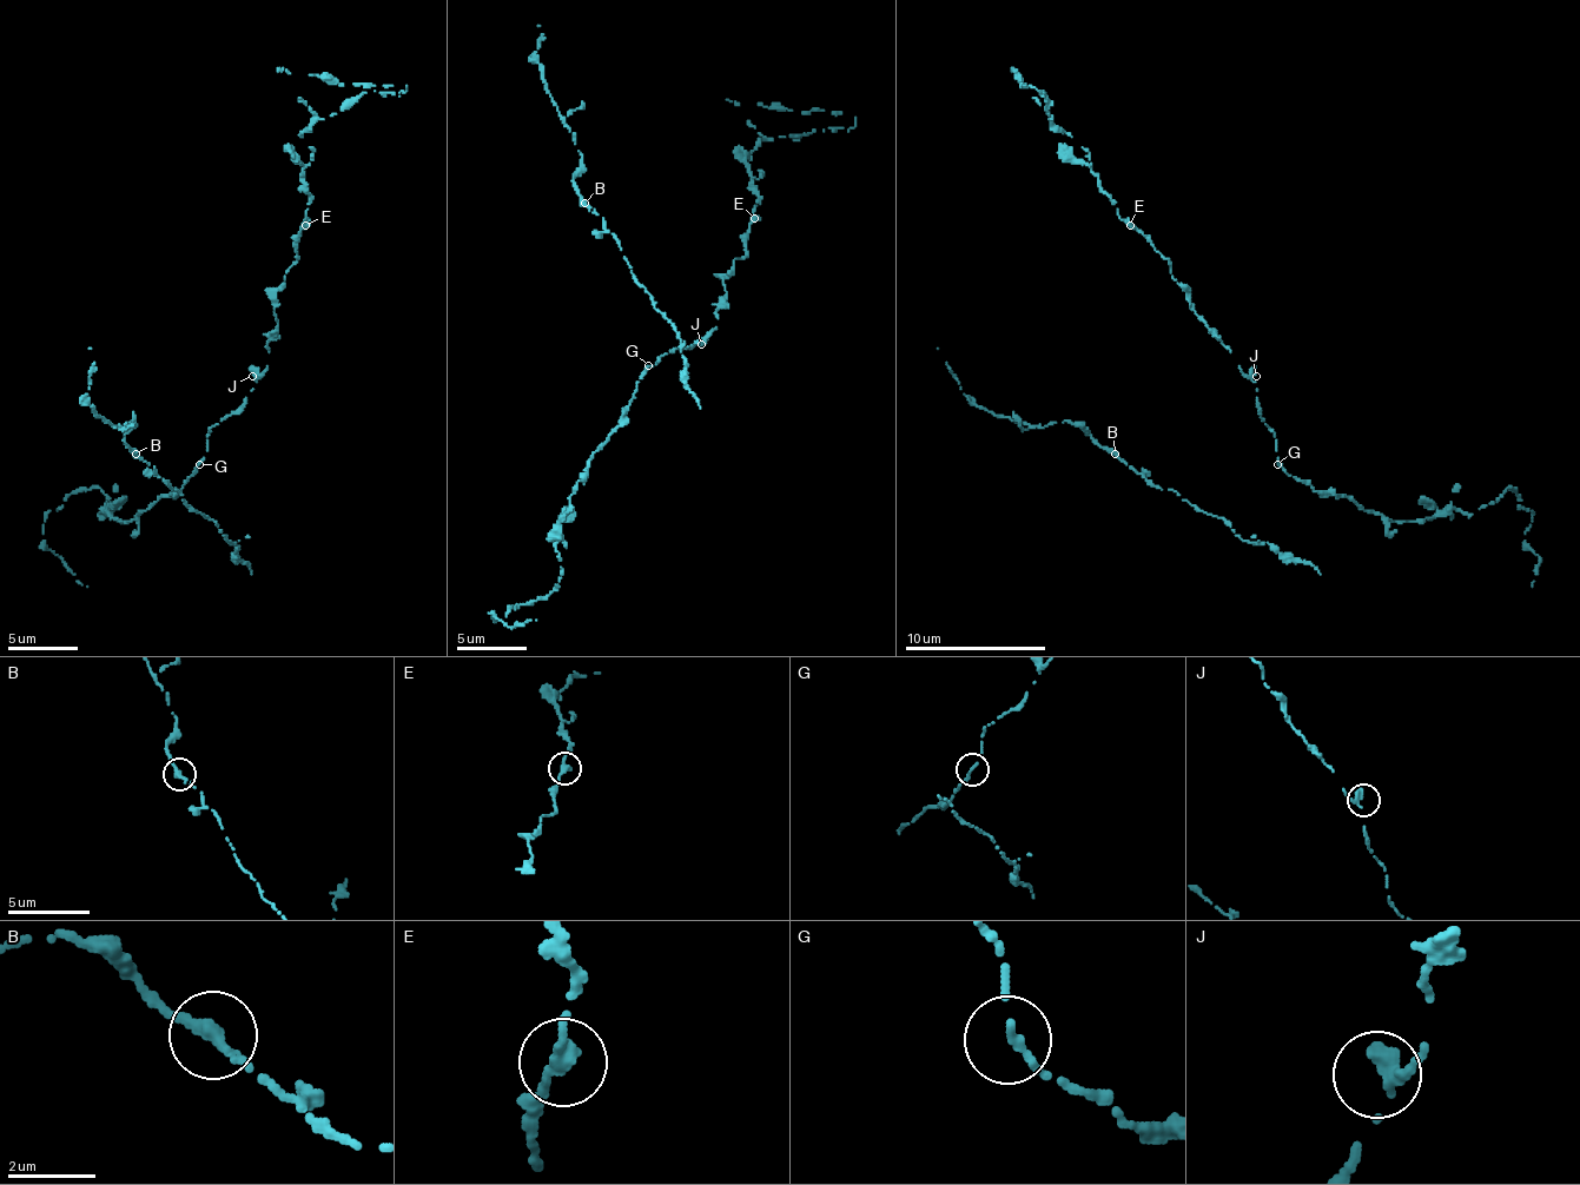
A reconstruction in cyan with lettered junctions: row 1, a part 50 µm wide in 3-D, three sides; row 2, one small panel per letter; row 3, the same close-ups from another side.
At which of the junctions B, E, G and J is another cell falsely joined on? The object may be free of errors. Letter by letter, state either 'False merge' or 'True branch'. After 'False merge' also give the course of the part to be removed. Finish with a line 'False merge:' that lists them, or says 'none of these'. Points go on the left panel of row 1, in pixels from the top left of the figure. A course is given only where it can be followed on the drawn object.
B: True branch
E: True branch
G: True branch
J: True branch
False merge: none of these

